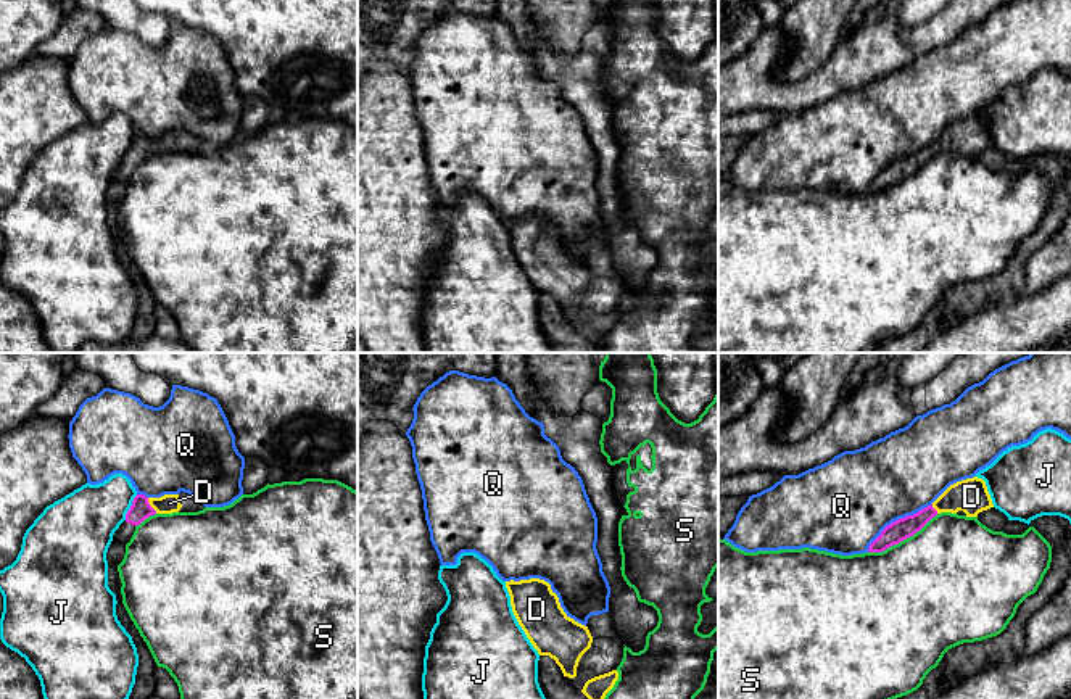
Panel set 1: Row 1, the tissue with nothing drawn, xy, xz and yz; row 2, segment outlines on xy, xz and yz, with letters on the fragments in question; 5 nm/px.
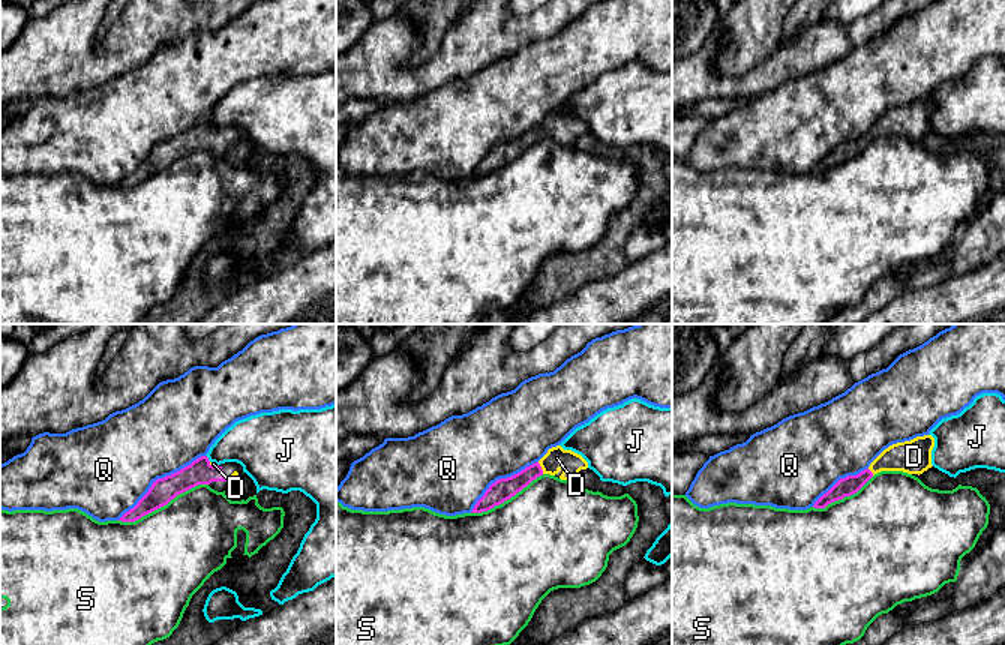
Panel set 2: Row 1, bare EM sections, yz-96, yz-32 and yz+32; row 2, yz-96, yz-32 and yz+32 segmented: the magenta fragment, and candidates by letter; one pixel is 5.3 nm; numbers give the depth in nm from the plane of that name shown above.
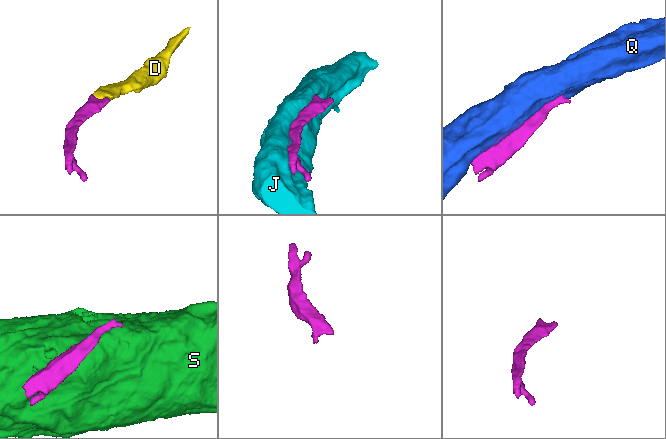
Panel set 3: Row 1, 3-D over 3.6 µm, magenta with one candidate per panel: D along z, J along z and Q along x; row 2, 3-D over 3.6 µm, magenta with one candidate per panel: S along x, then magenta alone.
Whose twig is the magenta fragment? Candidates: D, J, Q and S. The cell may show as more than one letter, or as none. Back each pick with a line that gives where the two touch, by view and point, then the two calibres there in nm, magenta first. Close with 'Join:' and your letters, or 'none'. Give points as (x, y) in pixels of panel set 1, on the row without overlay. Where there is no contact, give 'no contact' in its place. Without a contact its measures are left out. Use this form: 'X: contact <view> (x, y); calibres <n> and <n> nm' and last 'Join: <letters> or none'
D: contact xy (150, 145); calibres 110 and 100 nm
Join: D

